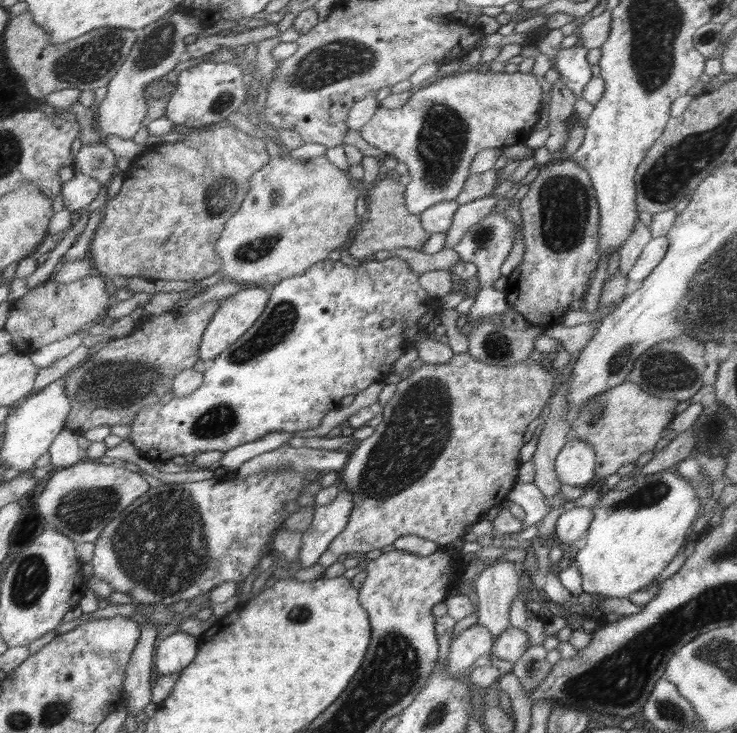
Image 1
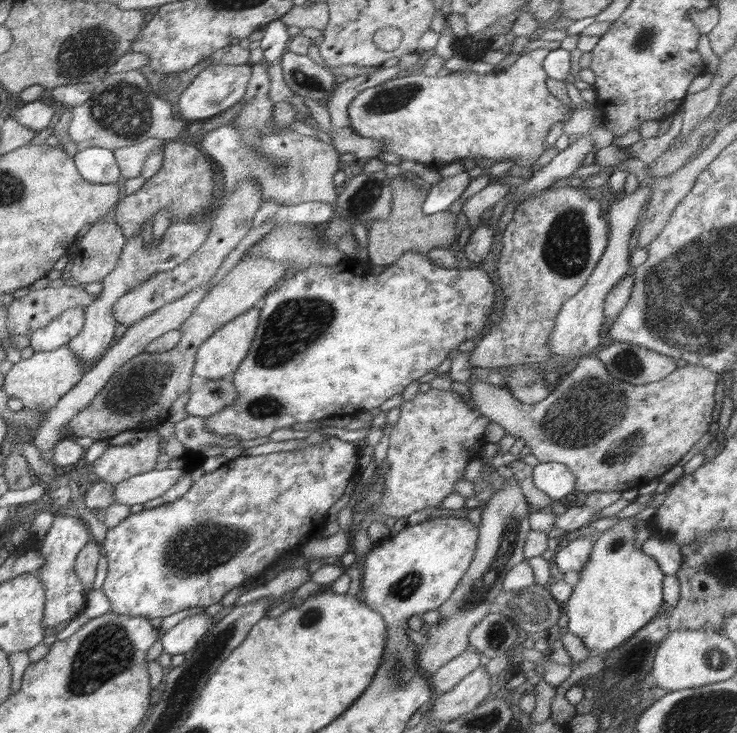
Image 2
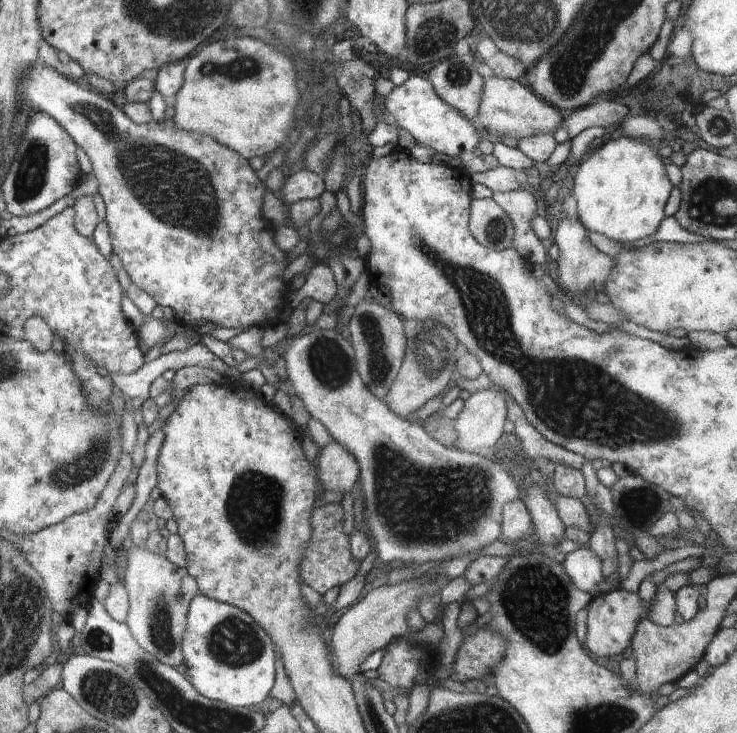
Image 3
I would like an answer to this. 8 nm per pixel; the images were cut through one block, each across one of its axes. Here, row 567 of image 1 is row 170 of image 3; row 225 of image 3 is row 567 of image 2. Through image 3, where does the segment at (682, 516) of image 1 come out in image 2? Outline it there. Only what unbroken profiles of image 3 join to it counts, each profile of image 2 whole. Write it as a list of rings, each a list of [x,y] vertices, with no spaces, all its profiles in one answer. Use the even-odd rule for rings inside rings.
[[[646,507],[640,509],[640,514],[621,519],[610,530],[596,534],[595,543],[592,547],[590,558],[579,572],[579,582],[576,584],[572,595],[565,602],[567,605],[568,630],[582,638],[584,645],[591,654],[608,653],[626,639],[632,637],[638,629],[649,623],[663,607],[663,578],[664,572],[658,567],[658,562],[642,551],[637,543],[636,524],[647,521],[655,516],[656,509]]]

